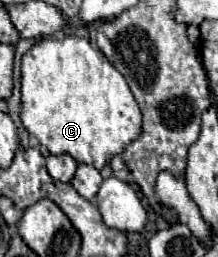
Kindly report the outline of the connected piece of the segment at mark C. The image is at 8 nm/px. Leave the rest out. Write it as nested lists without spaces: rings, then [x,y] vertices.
[[[76,35],[62,39],[46,37],[22,57],[22,123],[50,155],[68,153],[76,163],[94,163],[96,169],[102,169],[110,157],[122,153],[130,141],[138,139],[142,133],[142,111],[126,79],[110,65],[100,49],[90,45],[90,41]]]

